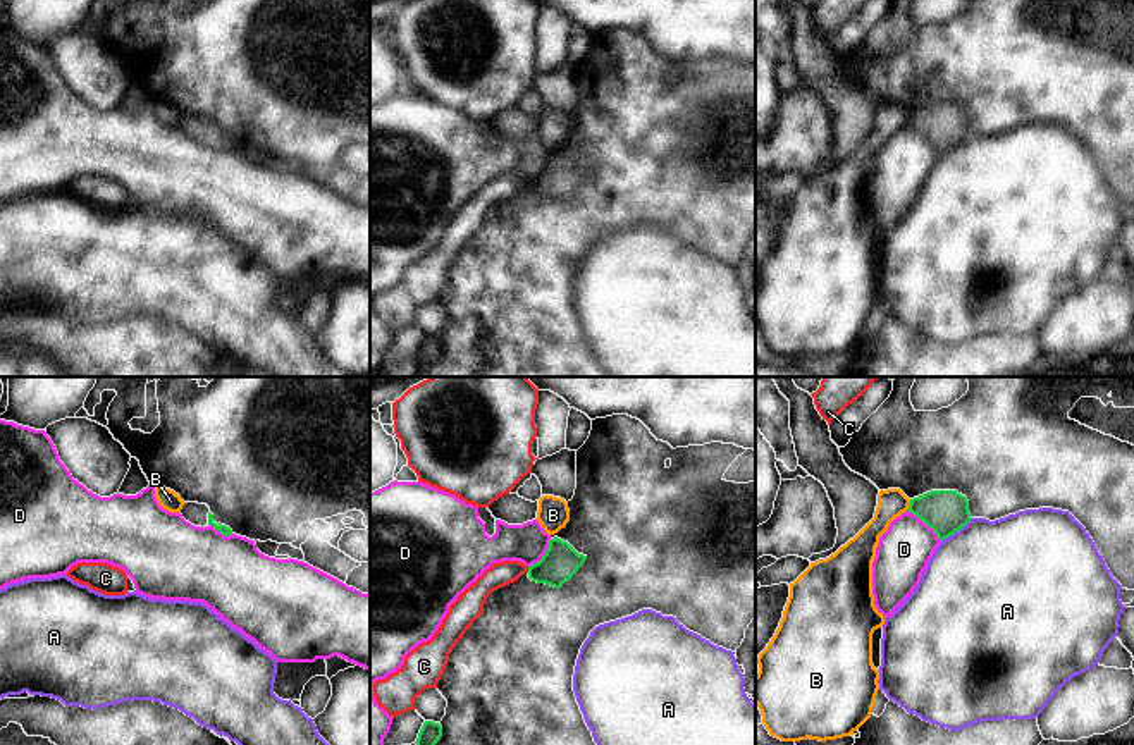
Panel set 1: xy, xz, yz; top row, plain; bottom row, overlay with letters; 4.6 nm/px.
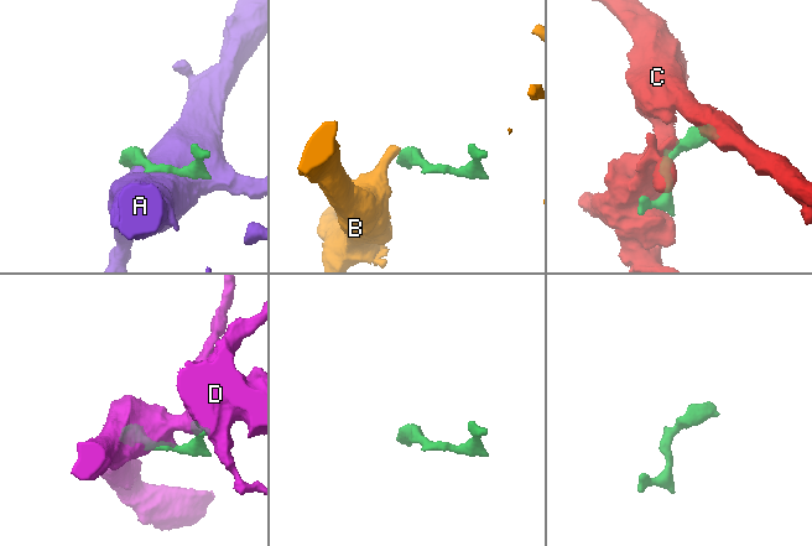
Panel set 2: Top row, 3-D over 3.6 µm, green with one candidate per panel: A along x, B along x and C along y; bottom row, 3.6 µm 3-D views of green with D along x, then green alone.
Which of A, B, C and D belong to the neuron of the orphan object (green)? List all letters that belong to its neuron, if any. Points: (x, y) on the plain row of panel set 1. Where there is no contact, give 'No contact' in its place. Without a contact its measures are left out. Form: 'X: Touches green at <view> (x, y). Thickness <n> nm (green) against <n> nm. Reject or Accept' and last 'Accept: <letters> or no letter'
A: Touches green at yz (955, 145). Thickness 200 nm (green) against 480 nm. Reject
B: Touches green at yz (909, 119). Thickness 200 nm (green) against 140 nm. Reject
C: Touches green at xz (529, 184). Thickness 170 nm (green) against 110 nm. Reject
D: Touches green at yz (926, 138). Thickness 200 nm (green) against 240 nm. Reject
Accept: no letter.

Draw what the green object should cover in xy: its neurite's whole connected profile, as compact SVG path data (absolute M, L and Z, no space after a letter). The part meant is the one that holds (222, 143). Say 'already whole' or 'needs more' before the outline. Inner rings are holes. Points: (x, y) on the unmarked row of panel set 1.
needs more; M186 117L181 124L181 129L186 136L189 136L194 141L208 141L212 139L217 146L222 150L229 151L232 150L232 145L225 139L217 139L213 136L213 129L210 127L210 122L206 119L198 119L198 117Z

